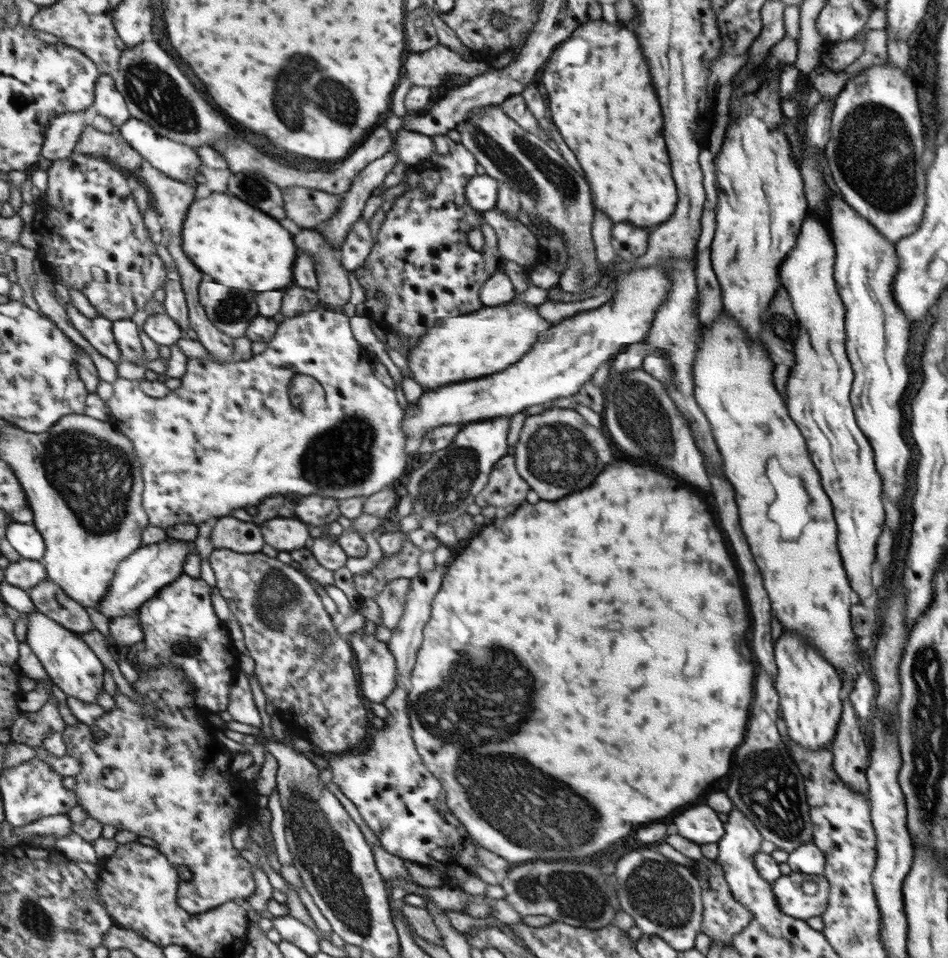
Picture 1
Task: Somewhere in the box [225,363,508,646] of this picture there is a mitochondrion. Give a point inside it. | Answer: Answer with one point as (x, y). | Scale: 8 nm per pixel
(355, 435)

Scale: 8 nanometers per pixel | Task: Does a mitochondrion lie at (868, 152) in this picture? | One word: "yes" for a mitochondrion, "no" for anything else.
yes

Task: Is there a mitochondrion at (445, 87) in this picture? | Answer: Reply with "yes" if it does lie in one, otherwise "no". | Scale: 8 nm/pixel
no

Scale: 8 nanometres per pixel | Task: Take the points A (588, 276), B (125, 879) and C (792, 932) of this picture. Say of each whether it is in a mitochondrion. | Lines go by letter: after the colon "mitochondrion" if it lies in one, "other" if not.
A: mitochondrion
B: other
C: other

